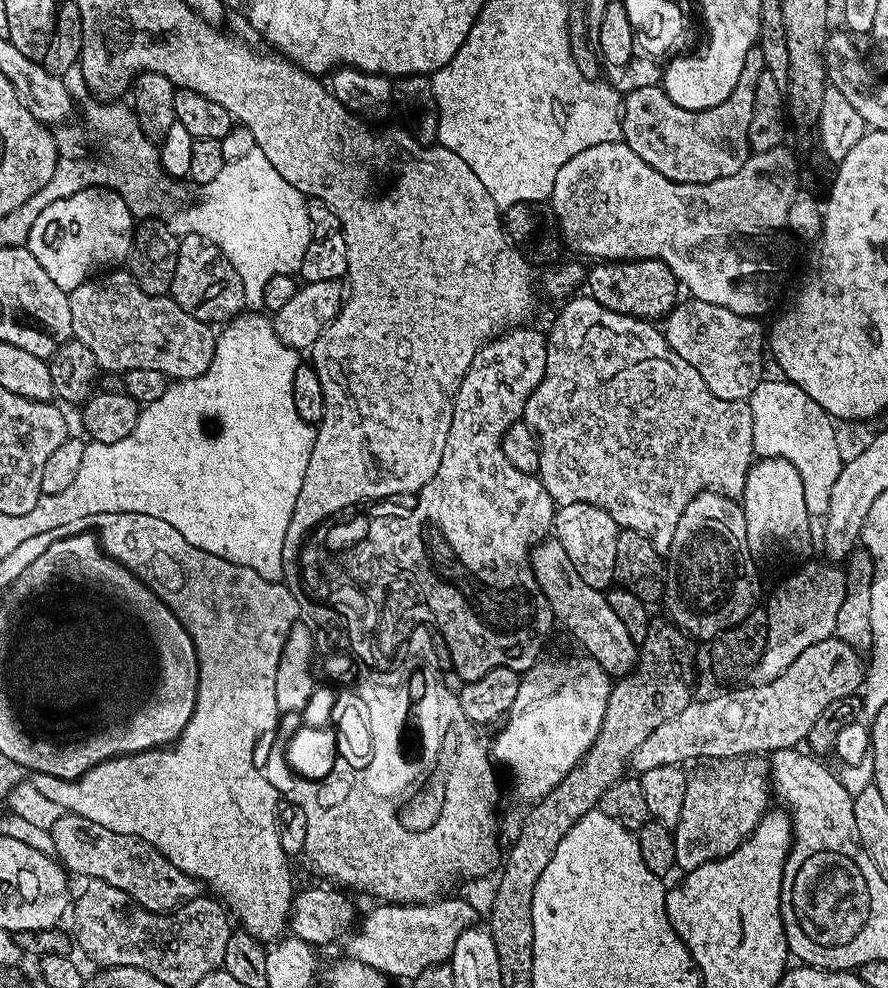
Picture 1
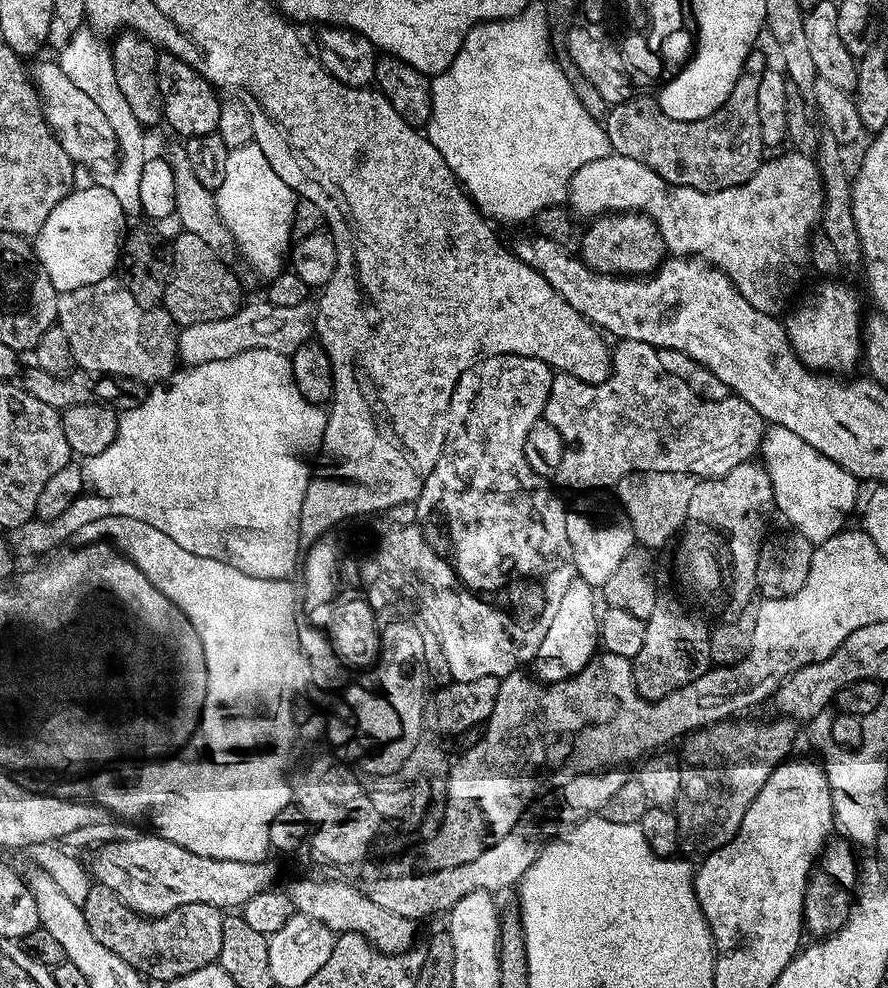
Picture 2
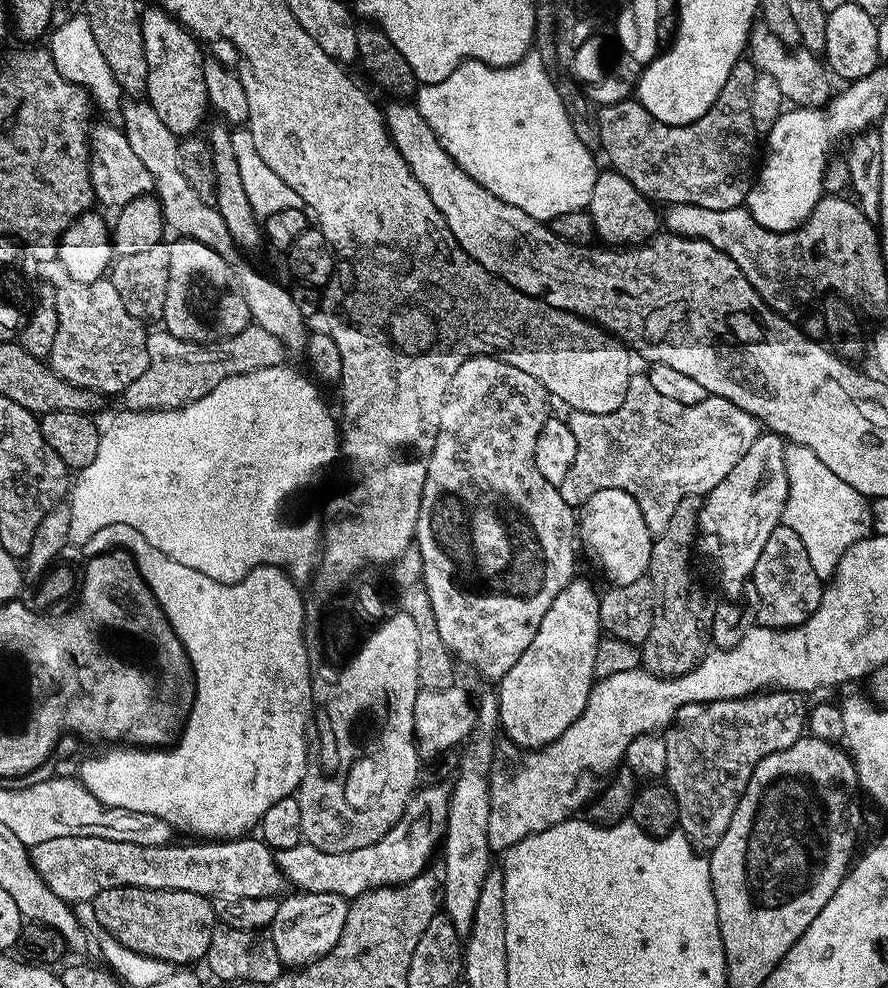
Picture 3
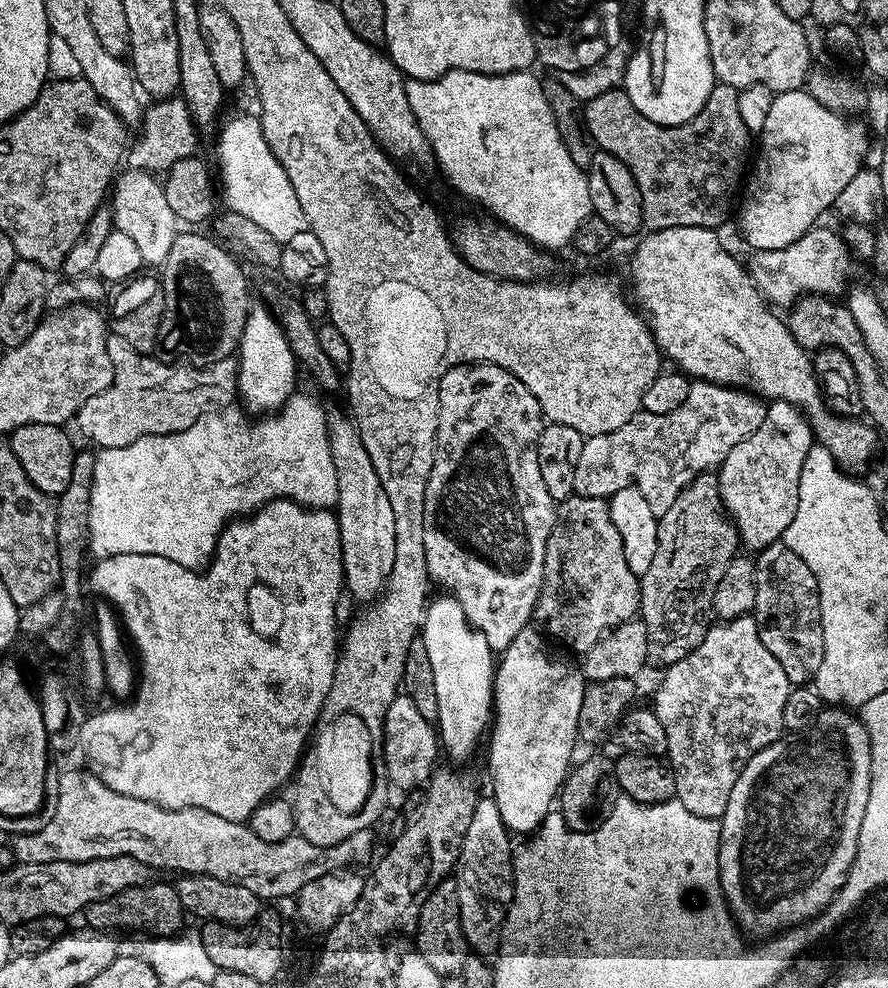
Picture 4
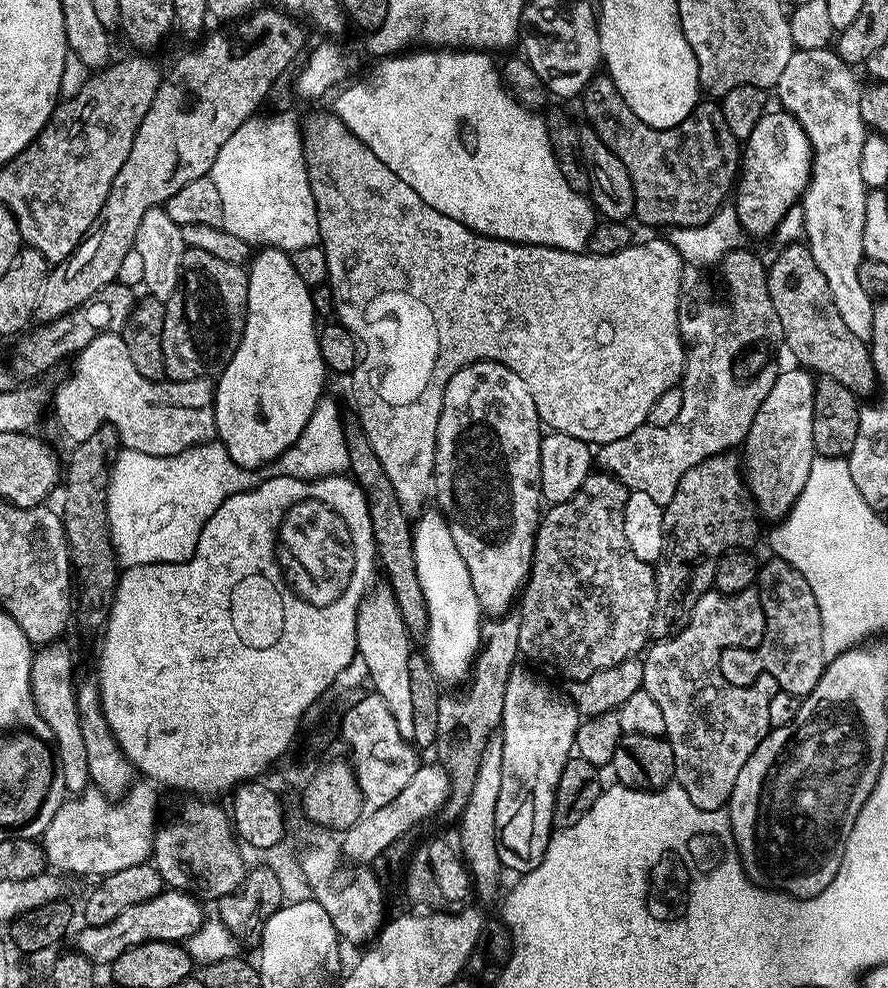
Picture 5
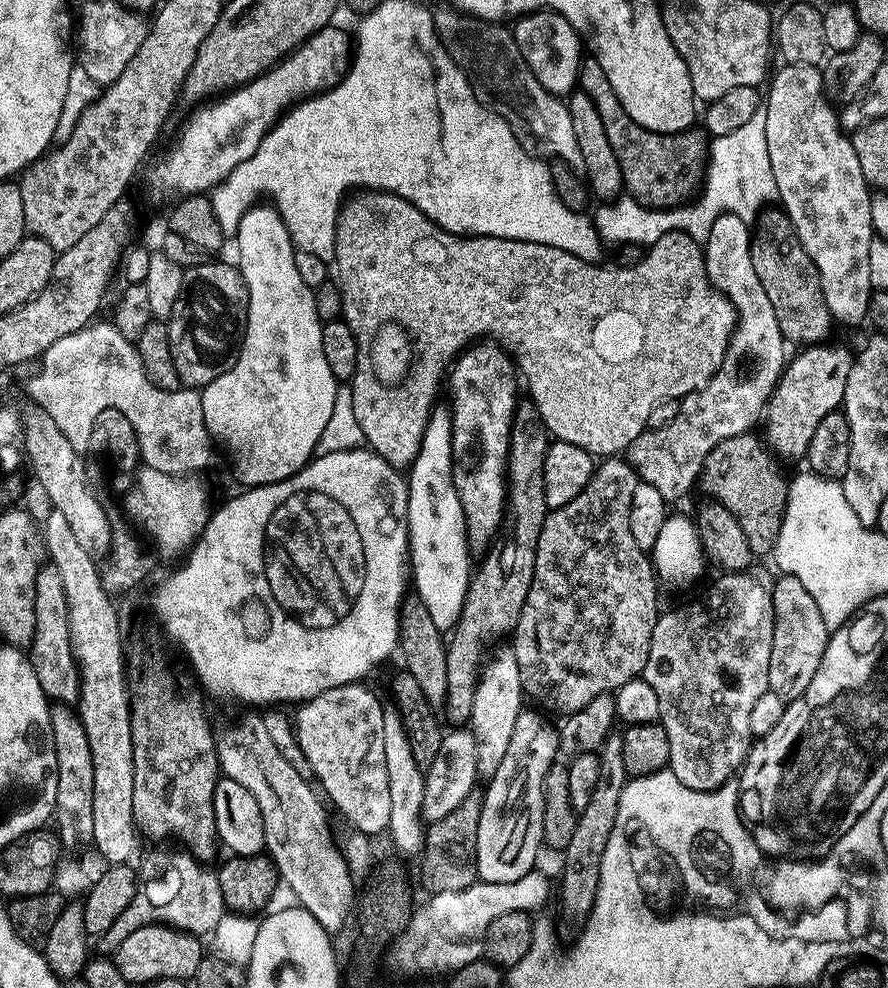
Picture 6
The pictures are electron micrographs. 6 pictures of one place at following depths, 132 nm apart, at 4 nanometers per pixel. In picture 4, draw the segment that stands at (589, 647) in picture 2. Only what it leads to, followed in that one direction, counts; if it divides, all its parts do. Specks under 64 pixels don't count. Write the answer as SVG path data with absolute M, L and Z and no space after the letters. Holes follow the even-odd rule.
M535 627L518 630L518 638L514 638L514 642L510 642L510 646L504 649L494 668L494 723L490 728L490 739L487 741L488 772L492 775L490 795L498 802L502 822L512 834L535 832L548 813L553 811L560 787L564 785L564 780L574 764L572 751L575 750L576 744L578 745L578 710L582 710L586 687L584 673L577 665L575 668L570 661L547 652L547 643L549 644L549 641L545 633Z

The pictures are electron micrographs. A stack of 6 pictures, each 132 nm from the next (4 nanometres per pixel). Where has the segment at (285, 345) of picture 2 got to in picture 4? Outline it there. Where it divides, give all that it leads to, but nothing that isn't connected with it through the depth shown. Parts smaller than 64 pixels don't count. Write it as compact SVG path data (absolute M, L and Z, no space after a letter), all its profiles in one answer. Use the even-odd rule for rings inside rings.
M115 334L108 337L108 353L116 377L110 387L85 402L74 417L81 434L100 444L101 449L130 446L130 442L138 442L143 436L186 430L208 412L231 405L238 392L238 364L232 358L203 366L167 364L133 348Z

